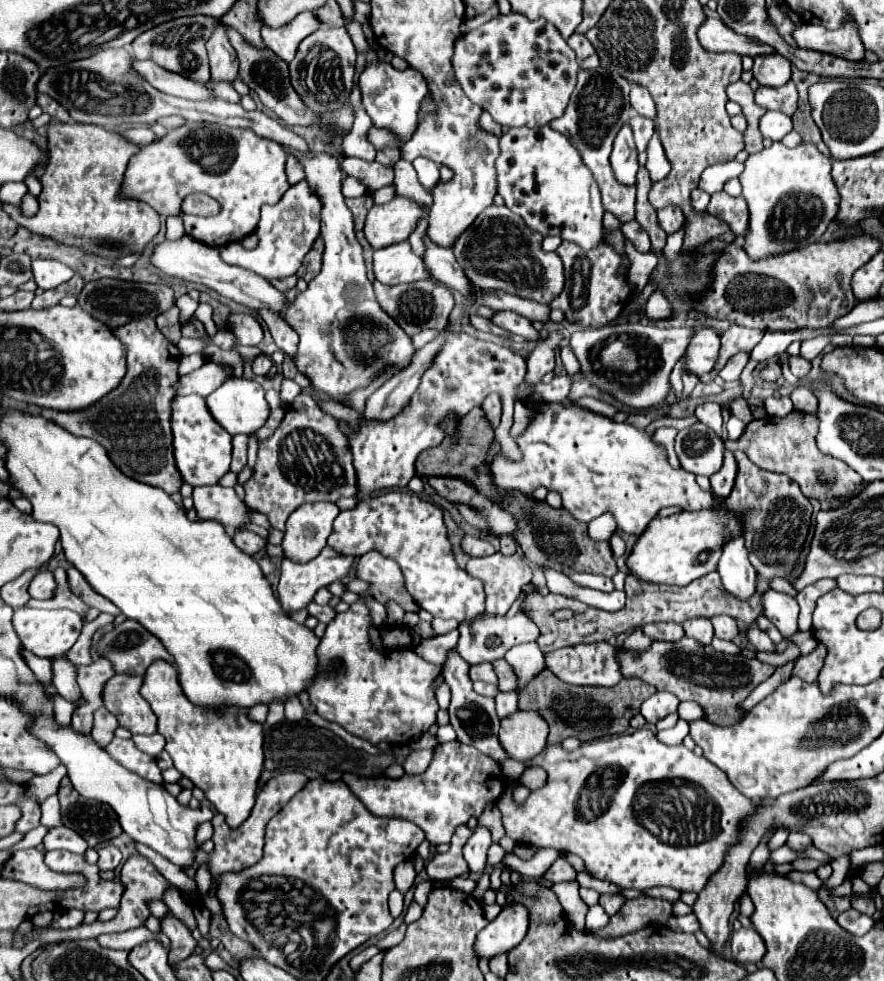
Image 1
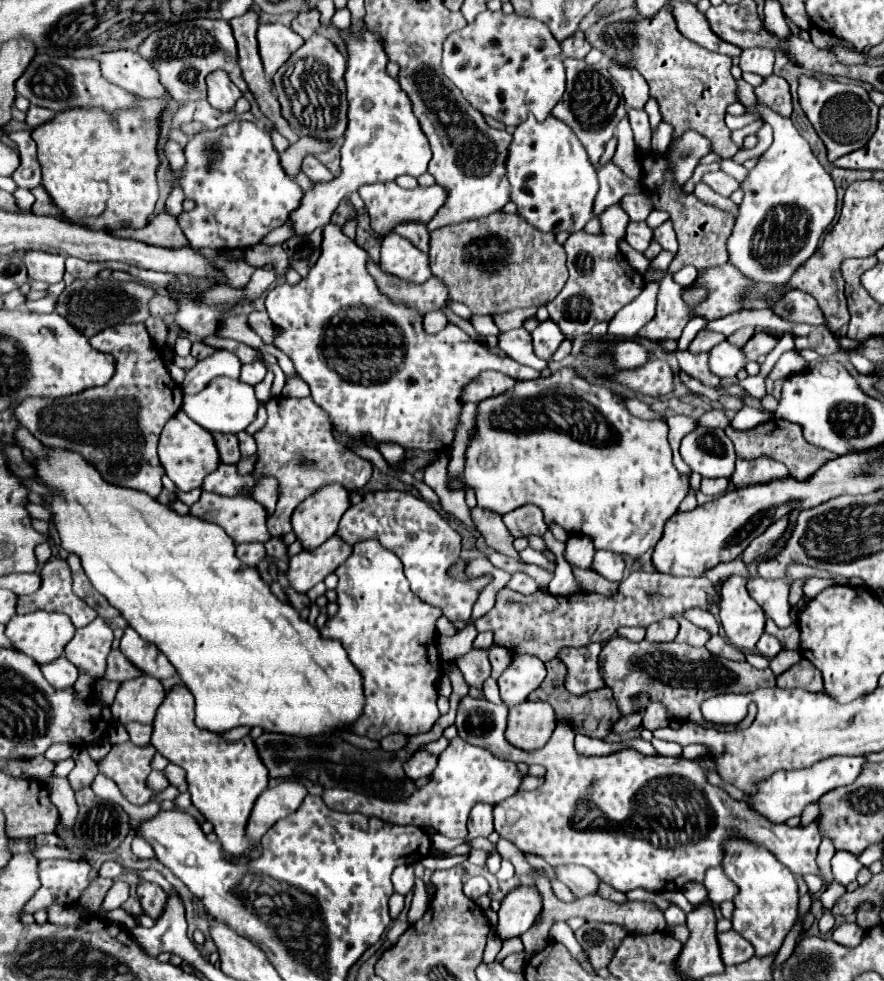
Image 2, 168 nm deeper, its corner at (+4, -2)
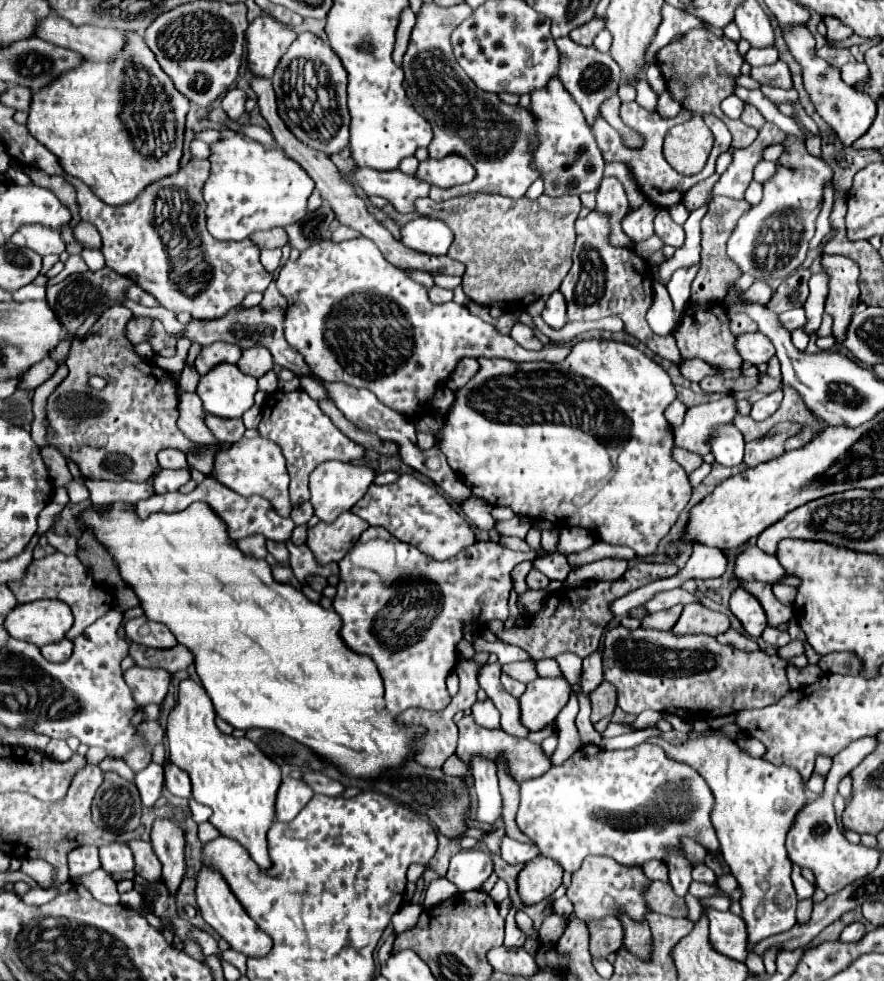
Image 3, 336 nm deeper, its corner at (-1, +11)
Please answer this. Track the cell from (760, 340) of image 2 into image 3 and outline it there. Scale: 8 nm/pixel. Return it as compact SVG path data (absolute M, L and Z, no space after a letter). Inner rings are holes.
M791 309L791 311L785 311L785 313L779 315L779 319L781 319L781 323L783 323L789 331L793 331L793 329L797 329L797 327L803 327L803 325L807 323L805 309Z

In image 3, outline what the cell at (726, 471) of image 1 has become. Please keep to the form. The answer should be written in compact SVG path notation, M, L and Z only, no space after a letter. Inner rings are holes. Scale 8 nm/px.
M701 465L701 467L695 469L693 473L689 473L689 475L687 475L689 485L691 485L691 487L697 487L697 485L699 485L707 475L709 475L709 471L711 471L711 465Z

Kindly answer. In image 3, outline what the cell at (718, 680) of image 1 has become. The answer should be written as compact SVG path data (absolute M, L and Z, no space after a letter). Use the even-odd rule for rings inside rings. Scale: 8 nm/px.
M613 627L605 631L603 639L603 673L605 681L617 689L617 705L631 715L639 715L647 709L659 713L673 713L689 723L697 719L711 719L719 715L731 715L743 709L761 709L769 703L777 703L785 691L789 691L789 681L785 677L787 661L777 655L767 655L763 651L745 653L731 645L721 645L711 635L683 635L677 637L669 631L655 629L625 629Z

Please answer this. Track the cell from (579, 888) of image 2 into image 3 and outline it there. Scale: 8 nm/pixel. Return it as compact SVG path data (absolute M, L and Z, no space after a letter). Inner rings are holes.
M587 857L577 873L573 873L571 887L567 889L567 897L573 903L573 913L581 921L597 921L605 915L625 913L633 921L643 921L647 913L645 903L645 887L651 881L645 877L641 867L621 867L609 857Z

